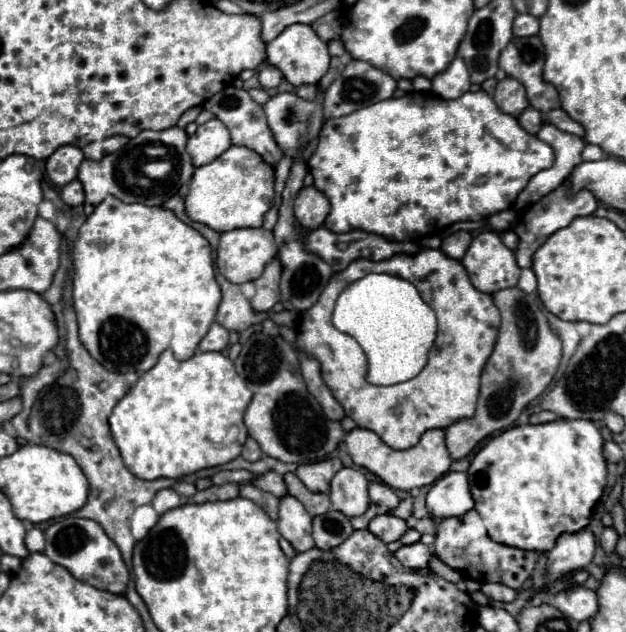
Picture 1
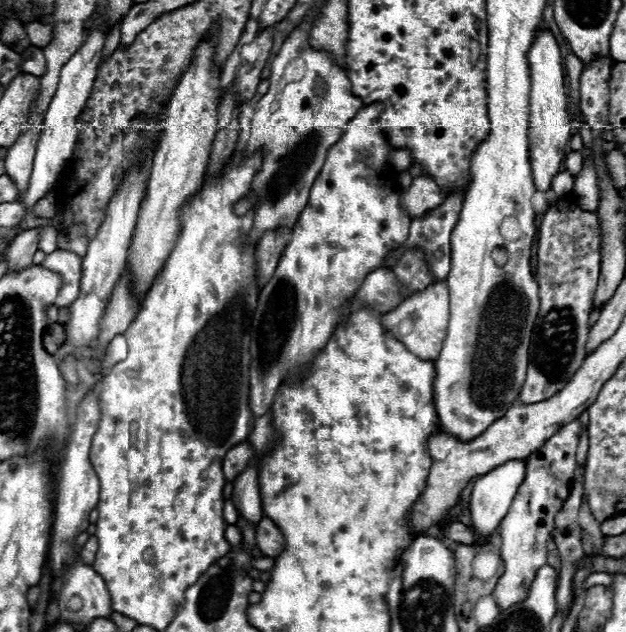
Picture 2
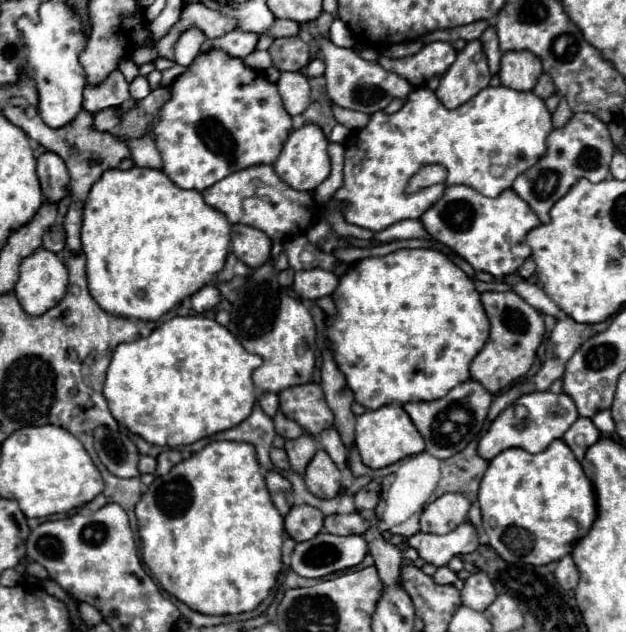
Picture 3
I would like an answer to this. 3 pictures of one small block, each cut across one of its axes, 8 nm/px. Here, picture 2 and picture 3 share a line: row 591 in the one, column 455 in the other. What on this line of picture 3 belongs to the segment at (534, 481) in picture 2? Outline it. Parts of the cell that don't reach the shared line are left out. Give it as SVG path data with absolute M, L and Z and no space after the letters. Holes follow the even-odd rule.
M444 494L430 502L420 518L420 530L430 534L448 534L468 520L470 500L462 494Z

